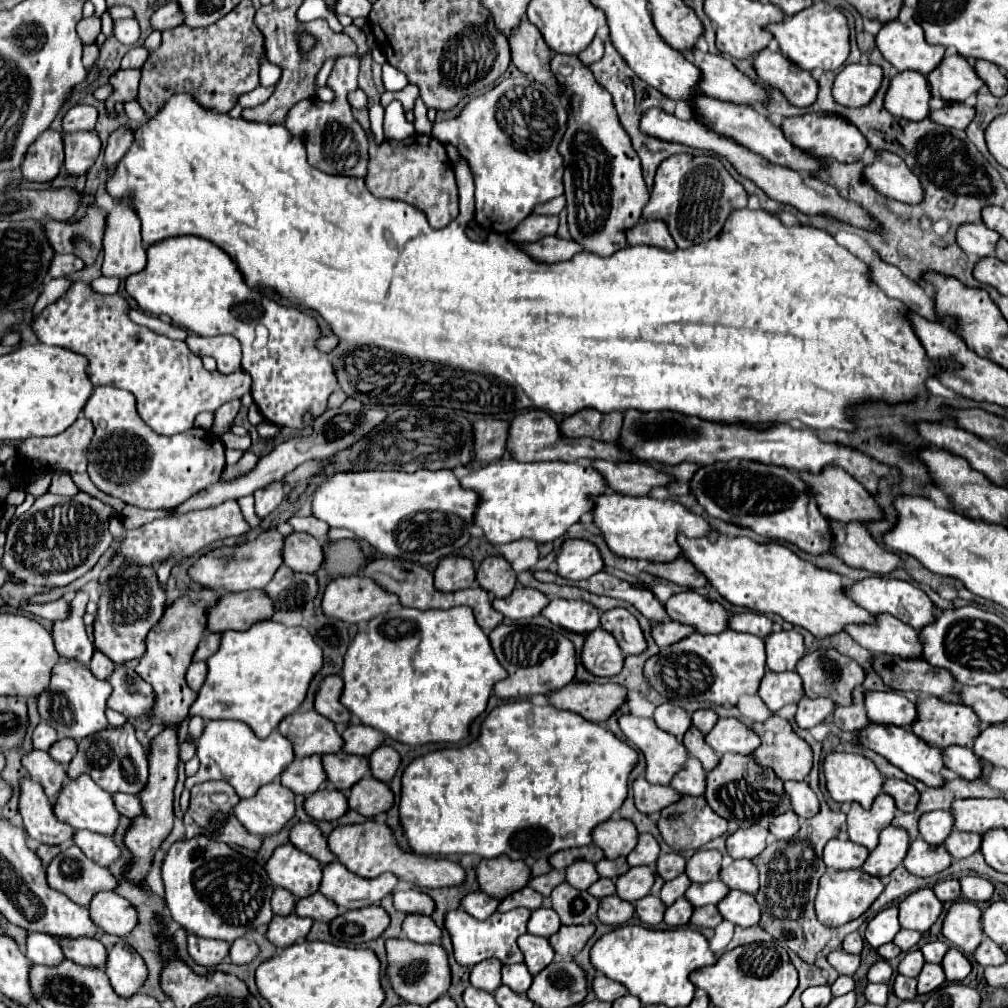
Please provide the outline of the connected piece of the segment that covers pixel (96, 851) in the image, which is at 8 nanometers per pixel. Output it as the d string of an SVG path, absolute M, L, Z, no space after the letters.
M79 830L73 836L73 842L83 850L83 854L97 862L99 866L109 866L111 862L115 862L119 858L119 848L113 844L113 840L109 836L99 836L97 832L87 832L87 830Z

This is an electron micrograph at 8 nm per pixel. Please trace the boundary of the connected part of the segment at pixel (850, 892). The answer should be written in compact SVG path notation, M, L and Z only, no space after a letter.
M827 870L823 874L823 880L819 880L819 892L815 898L815 912L821 924L825 926L841 926L855 918L859 918L873 900L883 892L883 882L877 876L865 874L863 870L851 870L851 872L835 872Z

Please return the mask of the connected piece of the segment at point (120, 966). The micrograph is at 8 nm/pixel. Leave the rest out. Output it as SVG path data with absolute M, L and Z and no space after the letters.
M117 942L107 948L107 964L103 970L109 976L113 990L125 998L139 992L147 978L143 958L125 942Z

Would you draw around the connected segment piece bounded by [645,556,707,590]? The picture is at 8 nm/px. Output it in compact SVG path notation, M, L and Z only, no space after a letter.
M675 558L667 564L647 564L645 572L657 576L657 578L663 578L663 580L669 580L677 586L683 586L683 588L701 588L707 584L707 580L703 576L699 576L699 572L691 566L689 560L685 558Z

